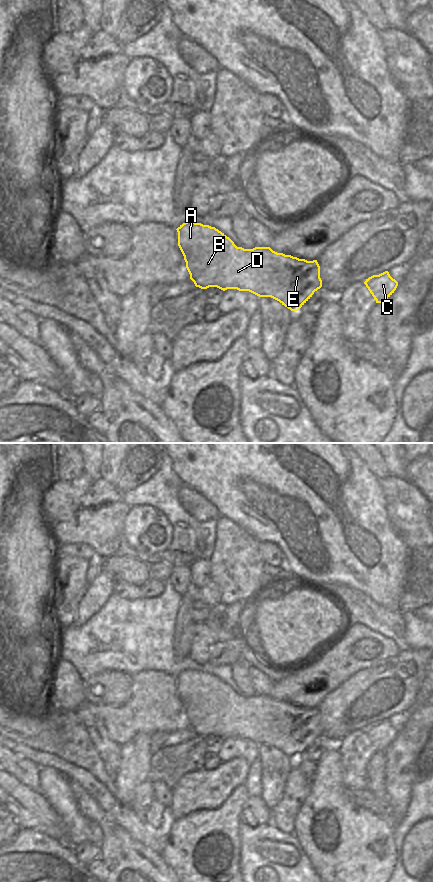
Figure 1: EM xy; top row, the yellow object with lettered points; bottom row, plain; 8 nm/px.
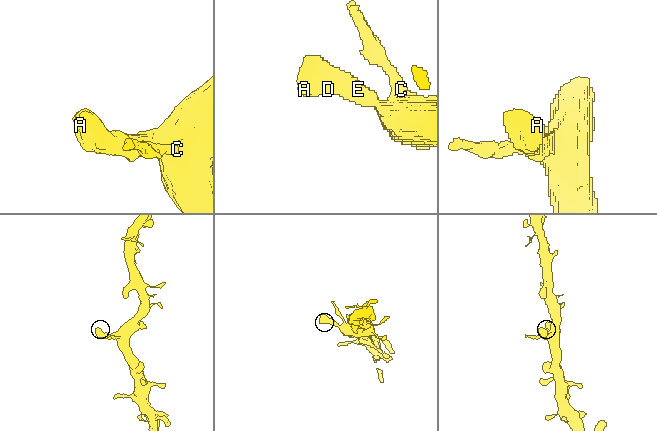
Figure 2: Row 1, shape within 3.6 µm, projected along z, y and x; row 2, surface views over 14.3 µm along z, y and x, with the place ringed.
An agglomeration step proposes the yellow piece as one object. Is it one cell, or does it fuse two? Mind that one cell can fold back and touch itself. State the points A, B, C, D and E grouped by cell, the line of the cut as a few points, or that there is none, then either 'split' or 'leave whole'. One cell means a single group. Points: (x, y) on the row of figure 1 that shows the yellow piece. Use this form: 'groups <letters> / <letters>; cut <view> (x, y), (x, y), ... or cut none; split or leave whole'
groups A B C D E; cut none; leave whole

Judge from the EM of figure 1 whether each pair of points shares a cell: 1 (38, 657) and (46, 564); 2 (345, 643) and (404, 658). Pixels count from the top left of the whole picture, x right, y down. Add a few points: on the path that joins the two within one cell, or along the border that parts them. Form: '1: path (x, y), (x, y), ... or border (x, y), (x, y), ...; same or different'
1: path (38, 634), (38, 587); same
2: border (400, 651), (394, 656), (379, 660), (374, 665); different

